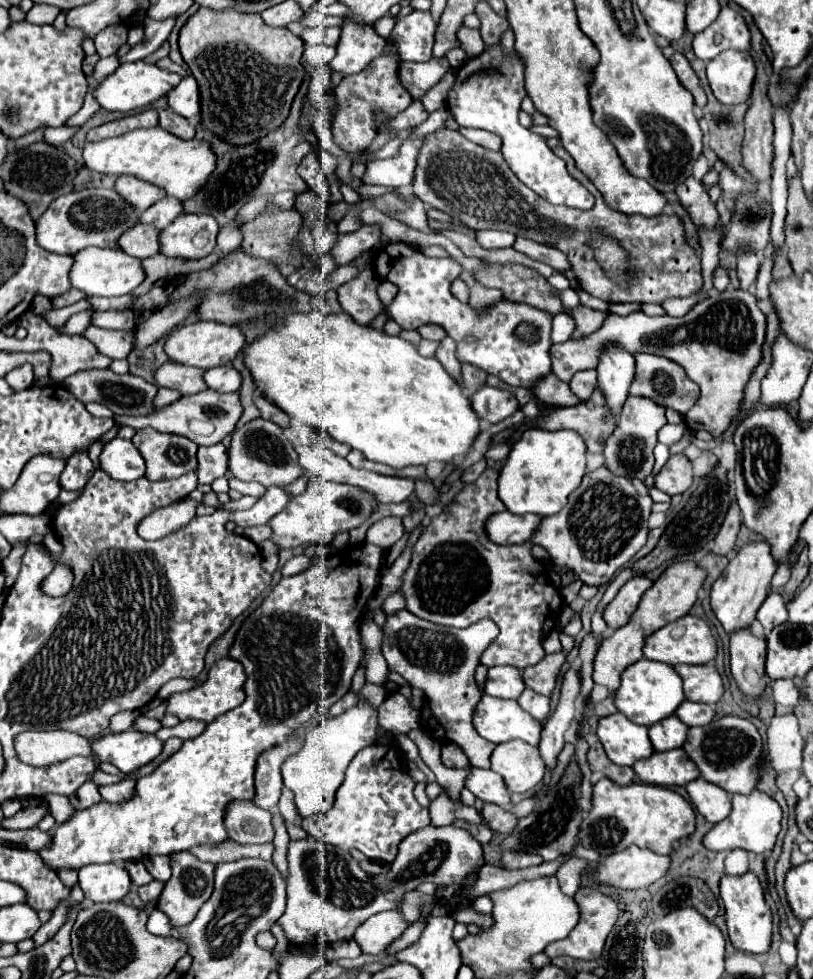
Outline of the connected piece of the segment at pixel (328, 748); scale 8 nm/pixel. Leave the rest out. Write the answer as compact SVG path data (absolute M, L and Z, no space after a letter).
M349 708L341 716L323 720L315 730L307 734L303 748L285 760L285 764L281 766L283 784L293 790L295 808L301 820L331 810L335 802L335 792L343 784L349 762L361 748L375 742L377 728L379 722L375 708Z

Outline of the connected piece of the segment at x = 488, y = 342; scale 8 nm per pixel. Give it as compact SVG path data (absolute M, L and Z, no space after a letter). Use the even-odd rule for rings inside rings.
M403 242L387 244L375 258L375 270L383 280L389 280L399 288L393 304L389 306L395 322L407 330L417 330L423 324L443 326L445 332L457 340L459 362L475 364L487 374L499 376L509 386L525 388L531 388L541 376L551 372L549 334L553 318L547 316L547 312L537 312L537 308L525 308L525 304L509 304L507 300L501 300L497 306L477 314L451 294L451 283L462 272L461 266L452 257L427 258ZM521 322L539 328L537 342L525 342L515 334L515 328ZM469 334L475 336L475 342L465 342L465 336Z

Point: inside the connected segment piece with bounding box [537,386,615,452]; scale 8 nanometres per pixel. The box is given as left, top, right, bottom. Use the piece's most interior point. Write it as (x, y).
(591, 419)

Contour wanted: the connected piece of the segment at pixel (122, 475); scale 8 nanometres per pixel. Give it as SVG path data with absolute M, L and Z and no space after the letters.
M113 438L99 456L101 468L115 480L139 480L145 476L145 460L131 440Z

